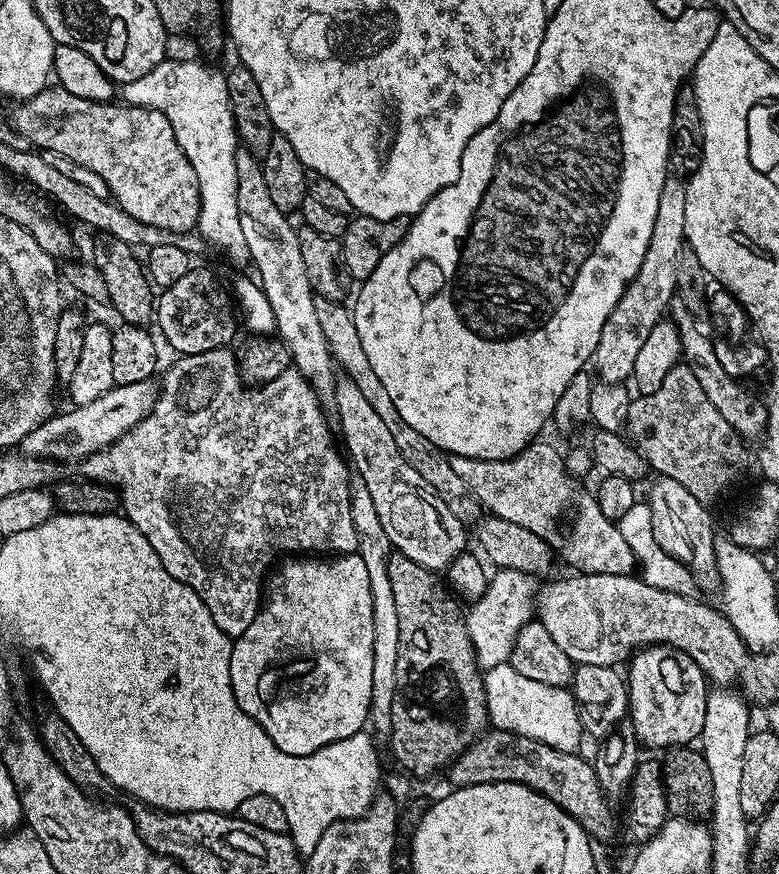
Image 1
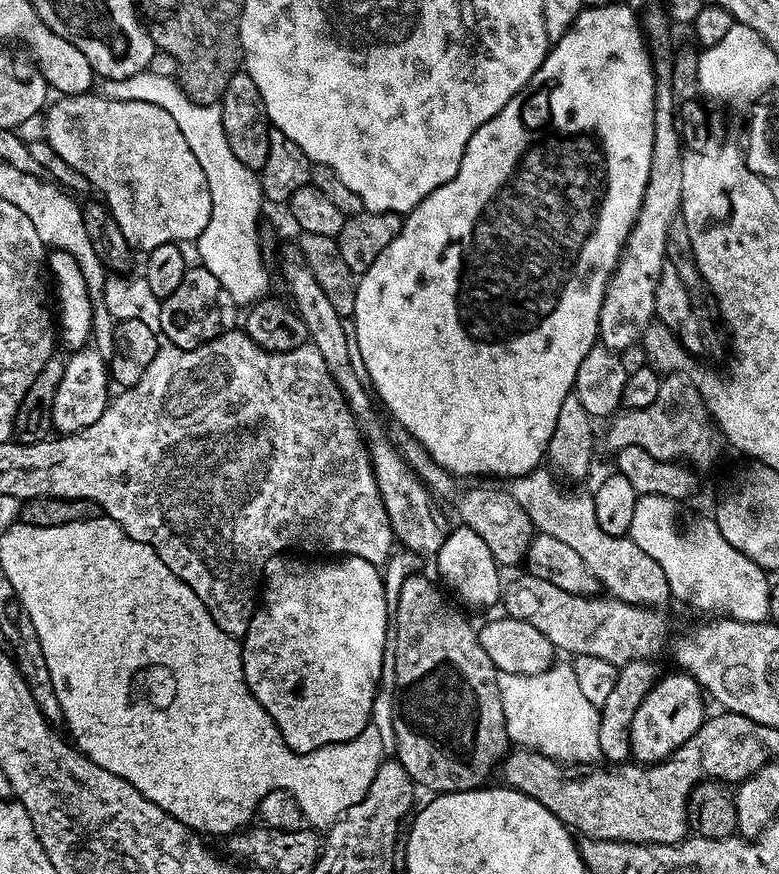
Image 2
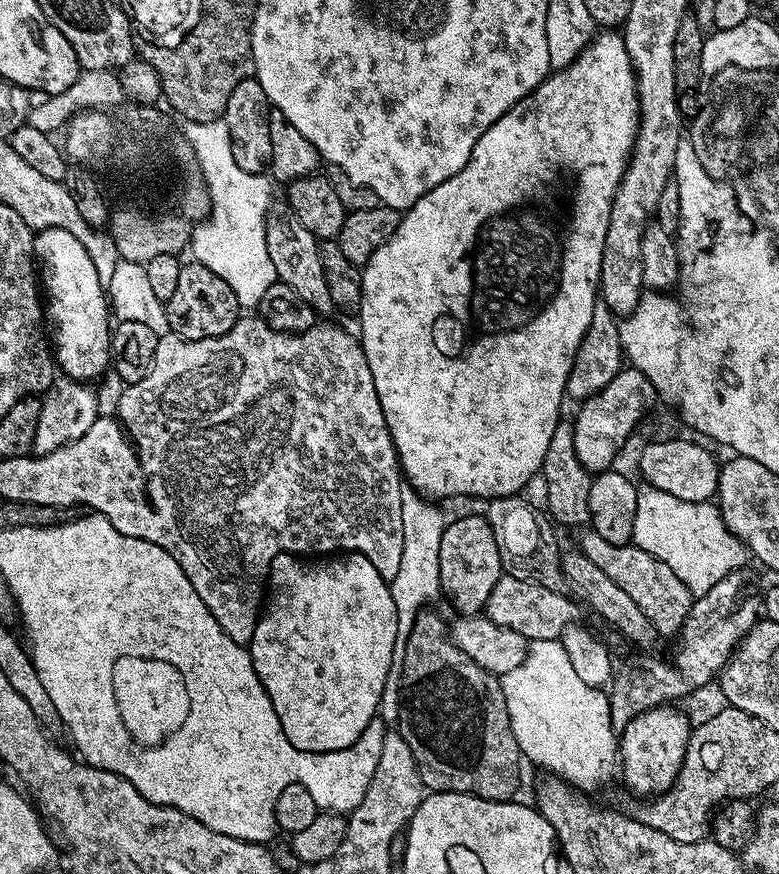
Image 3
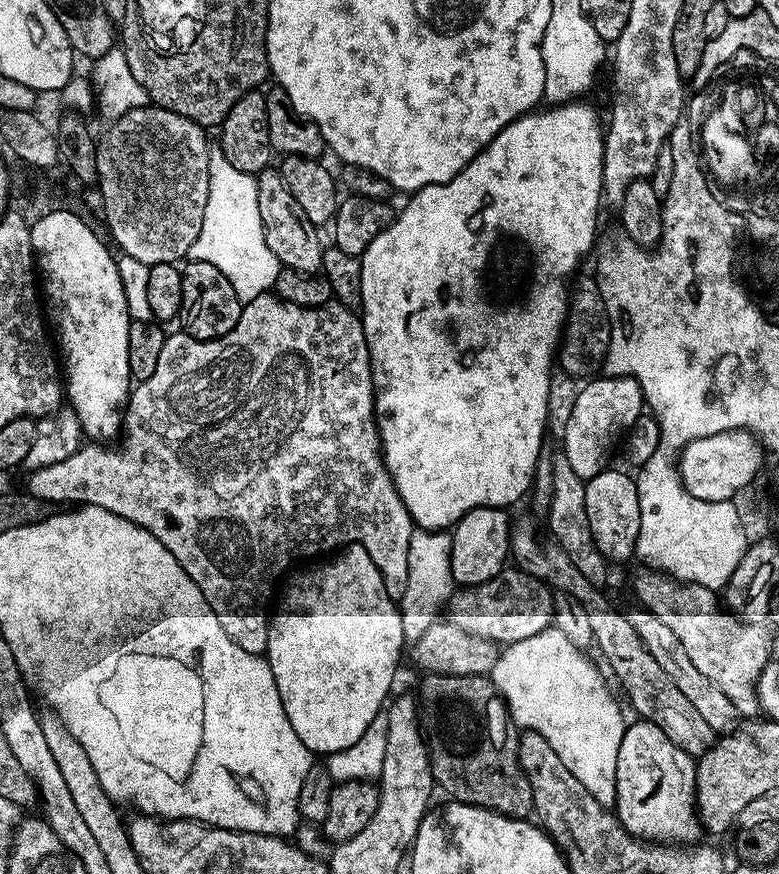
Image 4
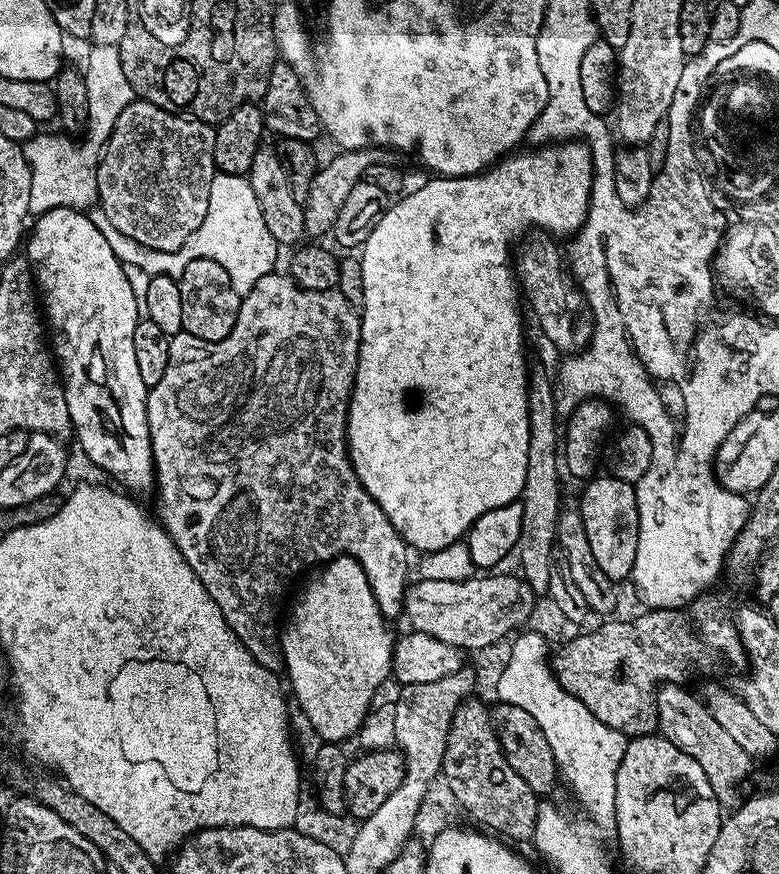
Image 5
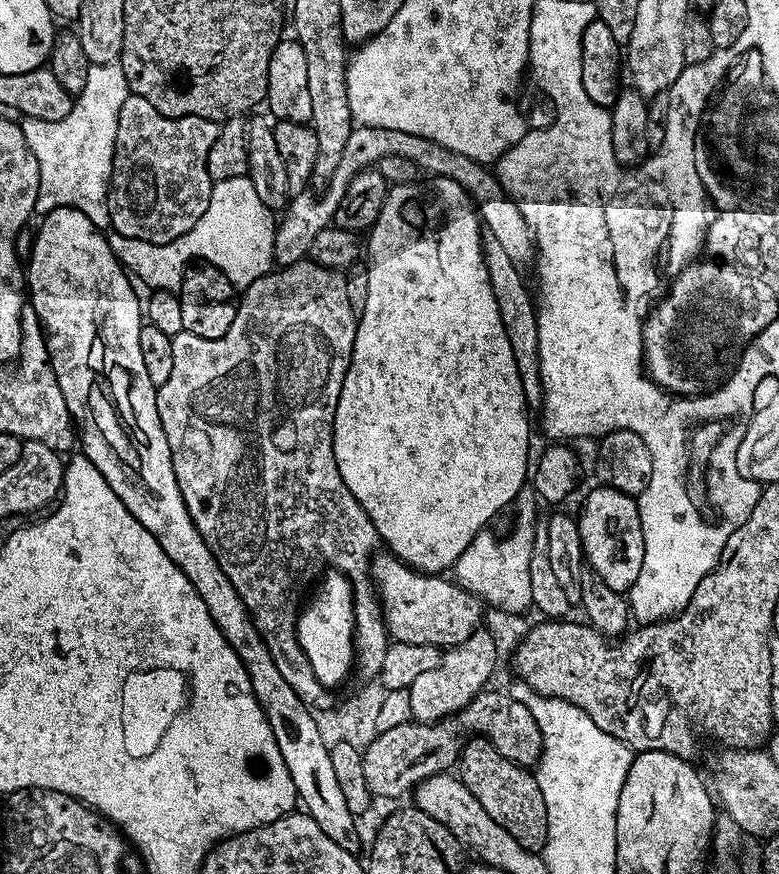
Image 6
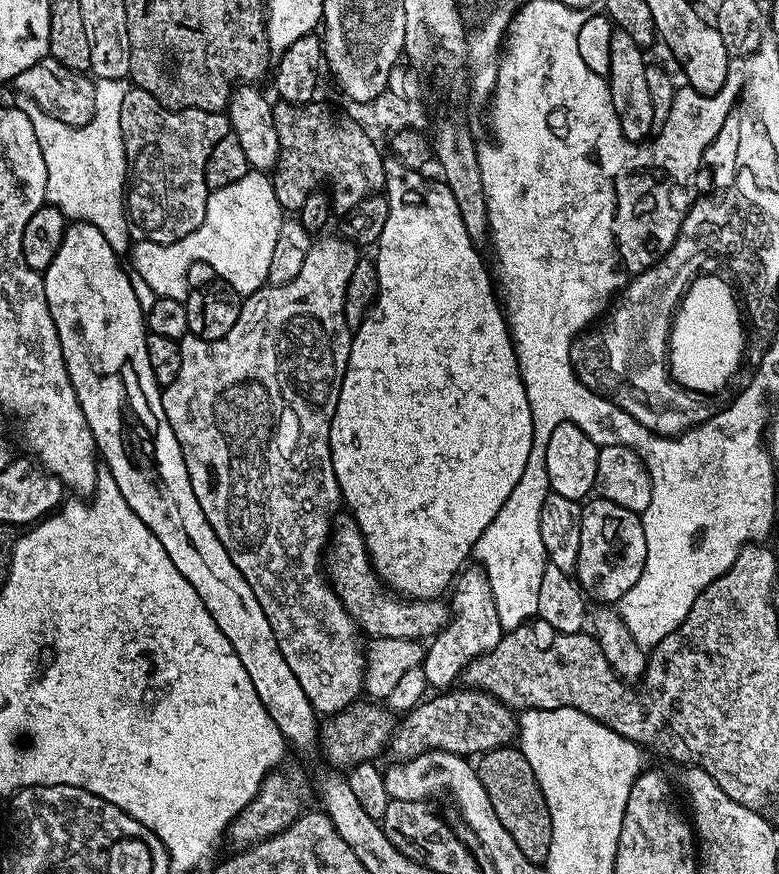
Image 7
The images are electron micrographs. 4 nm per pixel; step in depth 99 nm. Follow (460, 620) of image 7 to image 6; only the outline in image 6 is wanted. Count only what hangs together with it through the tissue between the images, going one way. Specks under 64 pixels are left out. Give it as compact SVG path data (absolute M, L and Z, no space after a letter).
M478 630L466 638L466 642L455 644L441 655L434 670L426 670L419 678L414 678L407 688L410 696L411 719L421 724L435 724L445 716L461 712L470 701L489 687L492 671L498 663L495 656L494 638L487 630Z

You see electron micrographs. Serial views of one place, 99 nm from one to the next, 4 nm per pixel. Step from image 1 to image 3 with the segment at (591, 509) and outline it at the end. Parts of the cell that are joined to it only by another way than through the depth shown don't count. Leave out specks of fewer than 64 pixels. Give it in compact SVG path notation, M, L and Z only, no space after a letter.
M584 531L579 533L579 551L590 558L590 562L594 562L594 566L598 566L598 570L609 576L625 594L630 594L631 600L638 605L638 610L642 610L642 614L650 618L661 637L675 637L684 627L684 620L692 609L694 597L686 582L682 582L682 578L678 578L678 574L674 574L674 570L670 570L666 562L654 558L654 554L646 554L646 550L637 548L635 544L611 544L606 542L606 538L602 538L602 534Z

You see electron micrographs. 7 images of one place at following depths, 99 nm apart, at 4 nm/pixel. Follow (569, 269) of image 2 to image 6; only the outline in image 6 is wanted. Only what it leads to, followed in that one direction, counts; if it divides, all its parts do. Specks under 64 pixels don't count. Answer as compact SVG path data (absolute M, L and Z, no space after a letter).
M441 176L439 178L425 179L425 184L421 182L413 182L411 184L394 184L389 187L388 197L382 206L382 210L378 214L375 224L370 229L368 244L366 240L366 267L368 269L368 289L366 290L366 306L358 314L356 322L356 337L354 338L354 346L352 347L352 357L350 358L350 366L346 370L346 378L342 382L342 390L338 398L338 406L334 414L334 438L332 439L332 449L334 450L334 458L338 462L338 474L342 474L342 482L346 482L346 490L350 490L350 494L354 494L354 498L358 498L358 502L362 506L362 510L366 510L366 514L370 518L370 522L374 522L374 530L380 535L383 547L396 559L407 564L408 567L416 569L418 572L426 572L429 574L444 574L447 573L458 562L458 558L462 554L462 550L466 550L474 542L474 538L478 533L485 531L489 527L488 523L503 510L504 507L511 505L516 497L520 495L525 487L526 481L530 476L530 464L528 468L528 412L530 406L524 397L522 390L522 378L518 374L518 366L514 366L512 355L510 354L510 338L506 338L506 330L502 326L502 314L498 314L498 302L494 302L494 290L490 290L490 274L486 270L486 262L484 261L484 249L482 247L482 220L478 215L477 205L474 203L467 190L462 186L458 186L458 182L454 182L450 178Z

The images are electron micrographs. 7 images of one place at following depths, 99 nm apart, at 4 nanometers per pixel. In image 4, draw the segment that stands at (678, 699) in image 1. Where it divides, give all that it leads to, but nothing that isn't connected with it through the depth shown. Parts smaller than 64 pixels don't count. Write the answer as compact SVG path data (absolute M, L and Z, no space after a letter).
M640 718L636 722L625 727L622 746L618 746L616 817L629 834L645 841L669 846L695 845L702 836L696 815L696 760L670 742L650 720Z

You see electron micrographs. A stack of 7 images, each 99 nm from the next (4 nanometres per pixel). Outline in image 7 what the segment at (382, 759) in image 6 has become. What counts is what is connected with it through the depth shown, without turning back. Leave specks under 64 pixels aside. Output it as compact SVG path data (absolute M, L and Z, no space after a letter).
M467 686L459 688L461 689L458 692L457 690L441 691L433 700L424 698L415 708L403 713L401 720L404 721L401 724L399 721L395 725L390 741L390 752L396 755L397 761L409 760L429 750L449 752L465 758L476 758L495 748L507 748L517 739L518 716L513 709L507 708L501 700L485 692L477 692L476 689Z

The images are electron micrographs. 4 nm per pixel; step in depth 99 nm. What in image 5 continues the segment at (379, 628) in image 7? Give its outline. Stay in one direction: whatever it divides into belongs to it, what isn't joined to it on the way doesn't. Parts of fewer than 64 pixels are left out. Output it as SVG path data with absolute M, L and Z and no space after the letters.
M476 574L471 580L426 580L409 583L404 594L403 619L413 632L430 634L461 650L477 650L523 629L538 596L519 575Z

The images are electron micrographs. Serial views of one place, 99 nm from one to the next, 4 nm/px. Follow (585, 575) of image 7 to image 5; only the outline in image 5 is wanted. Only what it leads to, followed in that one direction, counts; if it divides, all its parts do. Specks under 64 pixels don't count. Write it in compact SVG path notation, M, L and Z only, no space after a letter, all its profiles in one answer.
M600 474L583 485L578 511L582 526L586 526L586 538L590 538L590 550L606 578L617 582L627 581L634 570L634 558L638 554L638 502L636 486L611 474Z

